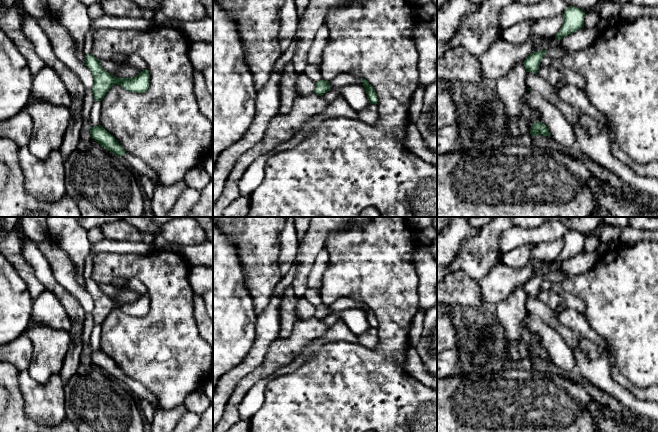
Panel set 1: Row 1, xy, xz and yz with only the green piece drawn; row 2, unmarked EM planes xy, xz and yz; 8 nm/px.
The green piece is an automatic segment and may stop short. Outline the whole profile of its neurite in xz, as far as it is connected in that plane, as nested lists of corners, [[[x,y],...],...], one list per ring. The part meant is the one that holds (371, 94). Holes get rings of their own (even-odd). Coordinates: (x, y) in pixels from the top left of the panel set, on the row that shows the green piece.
[[[344,73],[338,75],[331,81],[321,79],[315,82],[314,93],[321,96],[330,90],[354,84],[363,86],[366,89],[367,98],[369,100],[369,104],[358,111],[359,121],[373,124],[379,117],[378,108],[376,106],[378,98],[375,90],[367,80],[352,74]]]

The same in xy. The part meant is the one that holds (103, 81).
[[[91,53],[85,55],[84,63],[94,78],[94,85],[91,91],[94,94],[95,101],[101,101],[109,89],[115,84],[122,86],[127,91],[135,93],[144,93],[150,86],[150,74],[147,70],[147,64],[137,54],[130,54],[123,63],[117,64],[111,59],[96,59]],[[125,66],[134,67],[140,73],[134,78],[116,78],[112,75]]]

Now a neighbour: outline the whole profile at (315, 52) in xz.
[[[323,25],[317,32],[312,45],[308,51],[308,62],[314,65],[321,65],[322,54],[329,37],[328,28]]]

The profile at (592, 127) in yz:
[[[581,114],[579,116],[577,123],[571,123],[571,124],[573,126],[574,131],[577,126],[584,126],[586,128],[588,136],[591,139],[599,133],[602,127],[597,121],[584,114]]]

